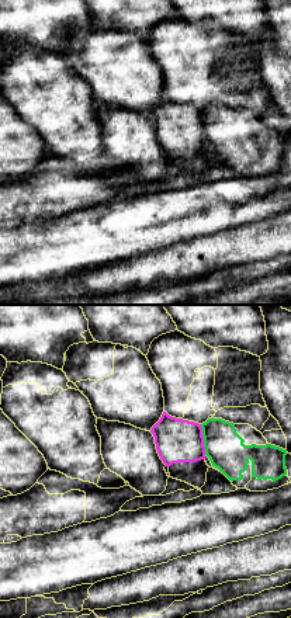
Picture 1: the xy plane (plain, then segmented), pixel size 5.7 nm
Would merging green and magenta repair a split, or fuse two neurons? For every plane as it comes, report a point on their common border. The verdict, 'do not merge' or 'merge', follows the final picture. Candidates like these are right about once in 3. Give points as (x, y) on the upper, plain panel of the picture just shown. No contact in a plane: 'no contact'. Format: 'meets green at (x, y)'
meets green at (204, 125)

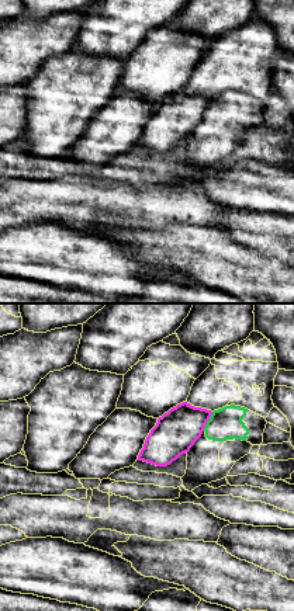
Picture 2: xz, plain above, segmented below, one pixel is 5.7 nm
meets green at (207, 107)

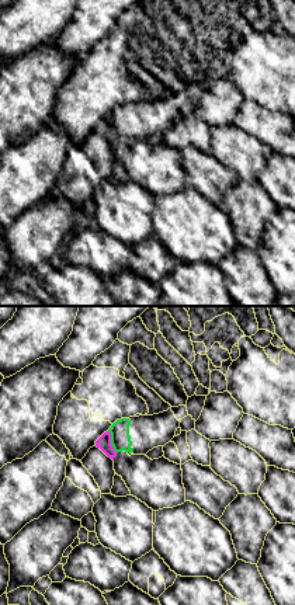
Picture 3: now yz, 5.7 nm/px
meets green at (111, 127)

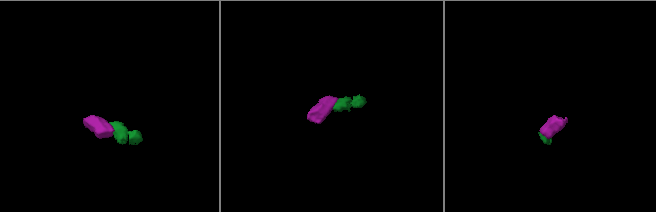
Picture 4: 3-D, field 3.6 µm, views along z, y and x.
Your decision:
do not merge

